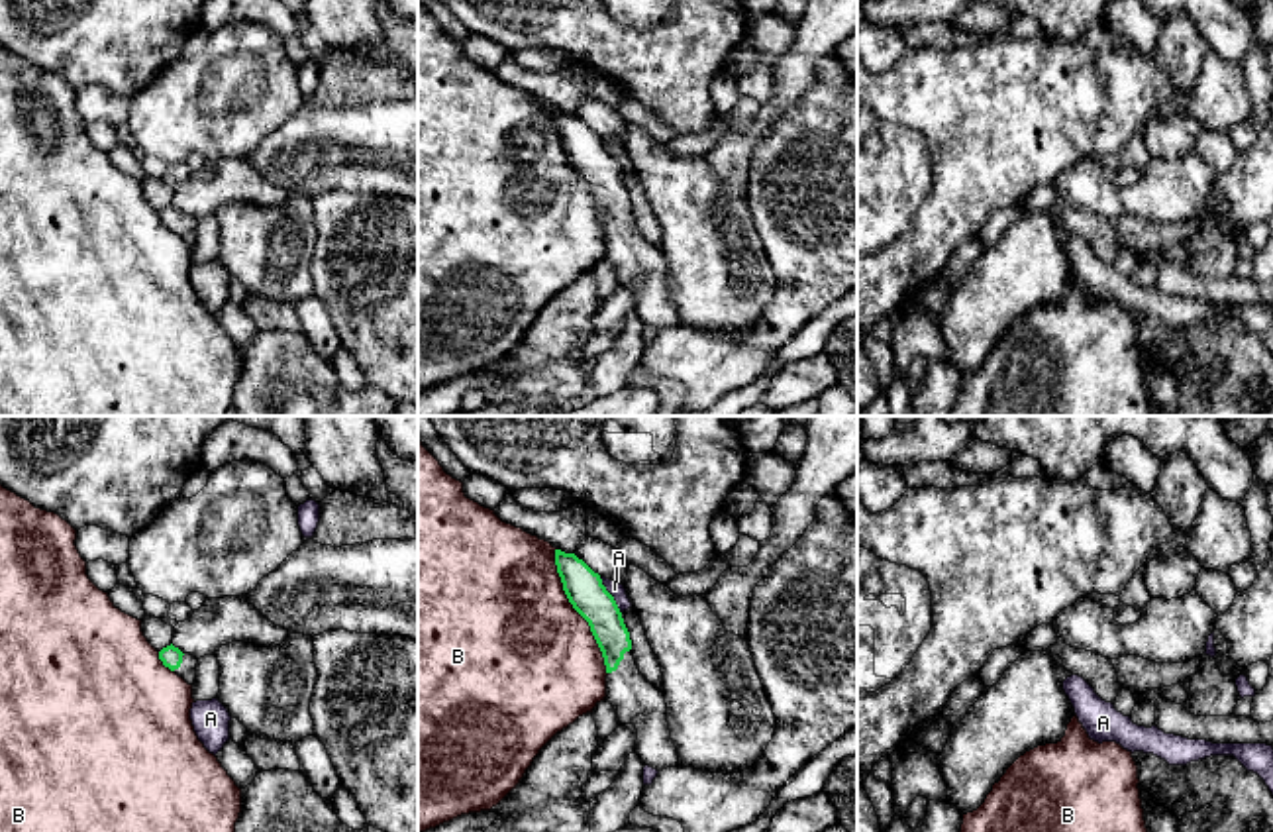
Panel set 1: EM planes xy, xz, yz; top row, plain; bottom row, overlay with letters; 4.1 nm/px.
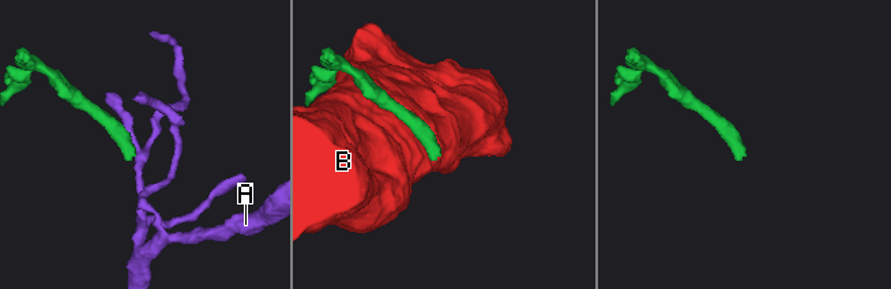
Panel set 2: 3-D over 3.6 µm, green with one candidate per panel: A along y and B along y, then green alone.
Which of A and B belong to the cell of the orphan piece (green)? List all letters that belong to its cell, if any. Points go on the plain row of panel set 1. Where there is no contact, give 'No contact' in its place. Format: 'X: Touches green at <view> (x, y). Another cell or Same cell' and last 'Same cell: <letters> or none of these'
A: Touches green at xz (611, 156). Another cell
B: Touches green at xz (575, 169). Another cell
Same cell: none of these

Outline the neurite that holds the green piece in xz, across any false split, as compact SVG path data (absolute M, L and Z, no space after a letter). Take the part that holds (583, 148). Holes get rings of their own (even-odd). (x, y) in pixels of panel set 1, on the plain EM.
M555 110L555 126L563 151L573 169L588 182L606 226L606 261L620 285L637 290L636 314L657 332L679 326L671 300L667 265L661 249L653 247L637 230L630 192L614 157L575 114Z

